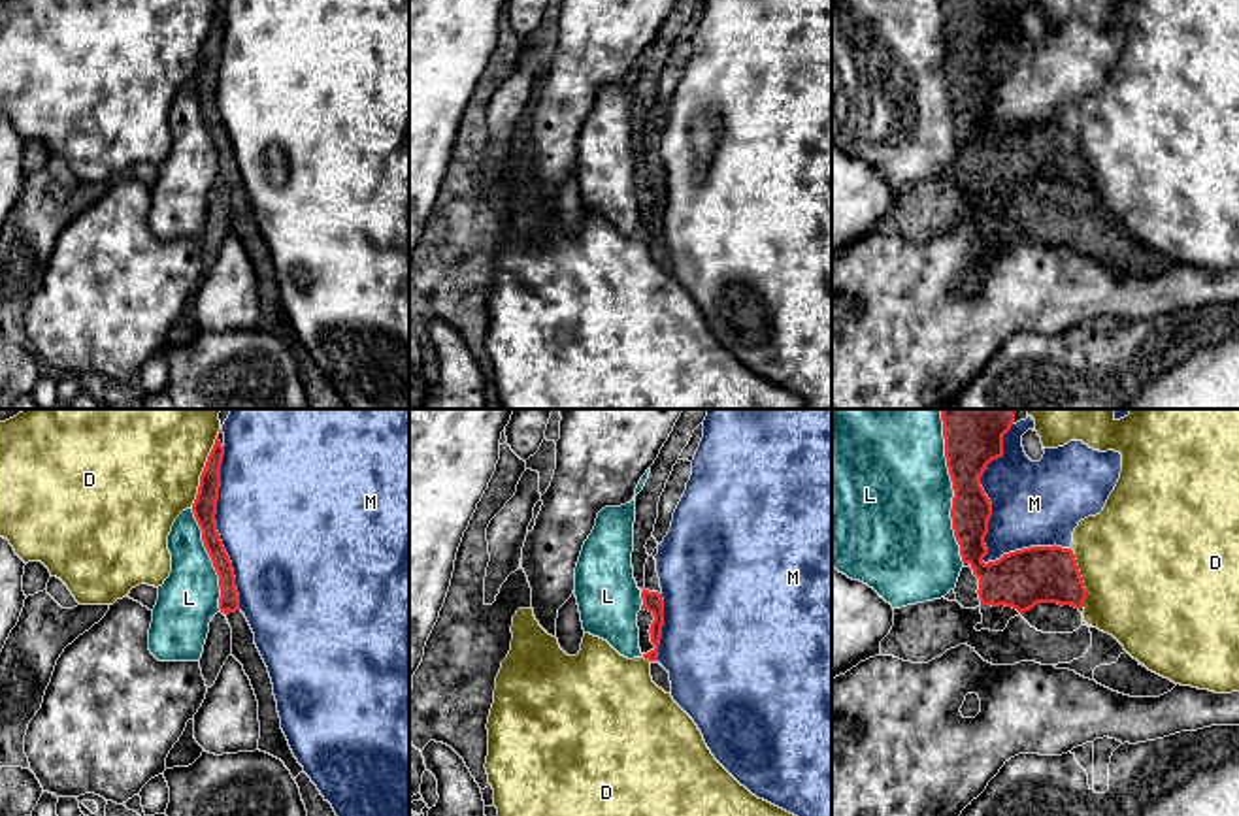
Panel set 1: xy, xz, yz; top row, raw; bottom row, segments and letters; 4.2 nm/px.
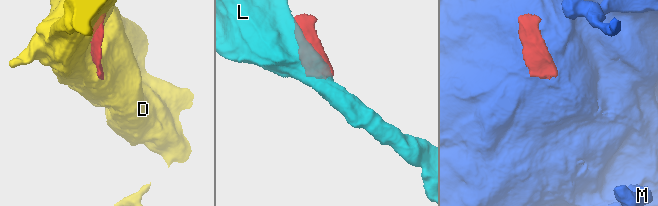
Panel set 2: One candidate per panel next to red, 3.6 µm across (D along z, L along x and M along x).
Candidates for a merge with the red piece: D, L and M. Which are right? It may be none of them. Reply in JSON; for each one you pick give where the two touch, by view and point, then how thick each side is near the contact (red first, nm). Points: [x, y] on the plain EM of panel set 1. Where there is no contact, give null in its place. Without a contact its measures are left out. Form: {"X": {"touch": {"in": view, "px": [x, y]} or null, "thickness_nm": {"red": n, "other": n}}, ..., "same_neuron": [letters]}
{"same_neuron": []}

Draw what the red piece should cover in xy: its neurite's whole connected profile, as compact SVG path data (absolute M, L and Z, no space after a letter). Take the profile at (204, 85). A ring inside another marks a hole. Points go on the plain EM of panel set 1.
M217 13L206 45L200 53L200 64L192 81L192 90L202 107L204 124L219 153L219 187L232 205L232 234L243 243L243 249L249 254L258 279L258 328L281 337L290 349L292 356L300 366L311 409L349 409L336 394L332 383L321 373L317 364L304 351L304 345L298 341L289 324L289 318L281 307L281 296L277 290L277 279L273 273L273 262L268 245L255 222L255 211L245 192L240 188L240 171L236 166L232 139L223 124L215 100L223 34L224 24L221 23Z

